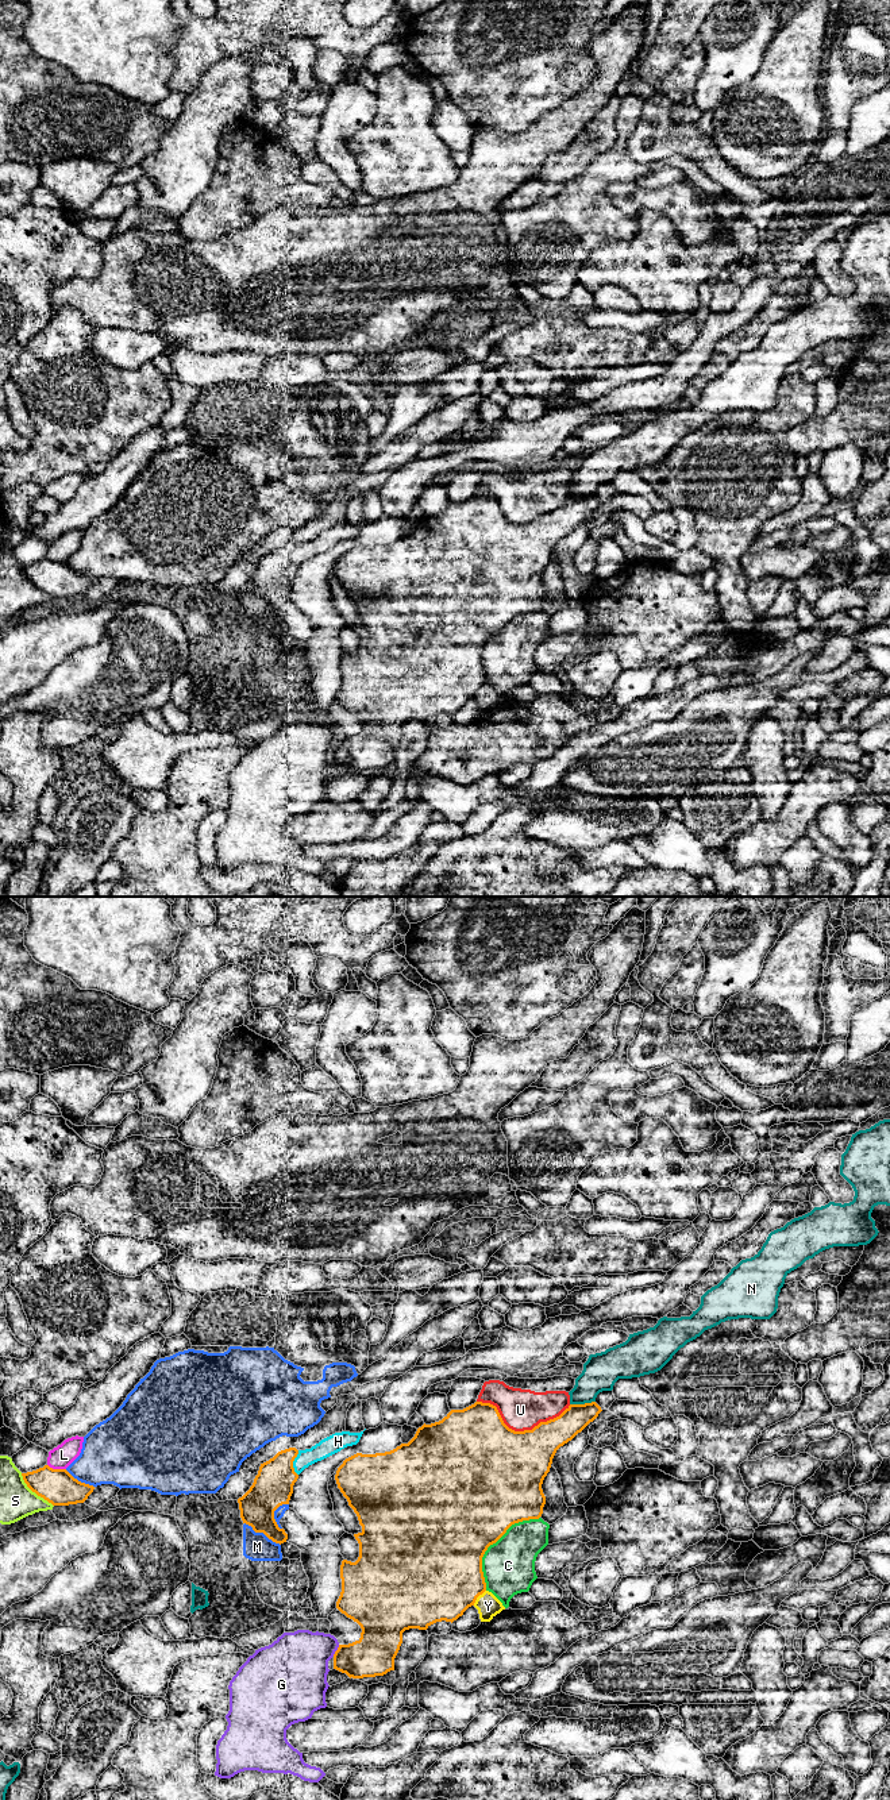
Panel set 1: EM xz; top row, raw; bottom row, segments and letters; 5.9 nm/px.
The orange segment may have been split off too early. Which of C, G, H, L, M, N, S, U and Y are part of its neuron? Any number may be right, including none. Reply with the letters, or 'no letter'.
H

